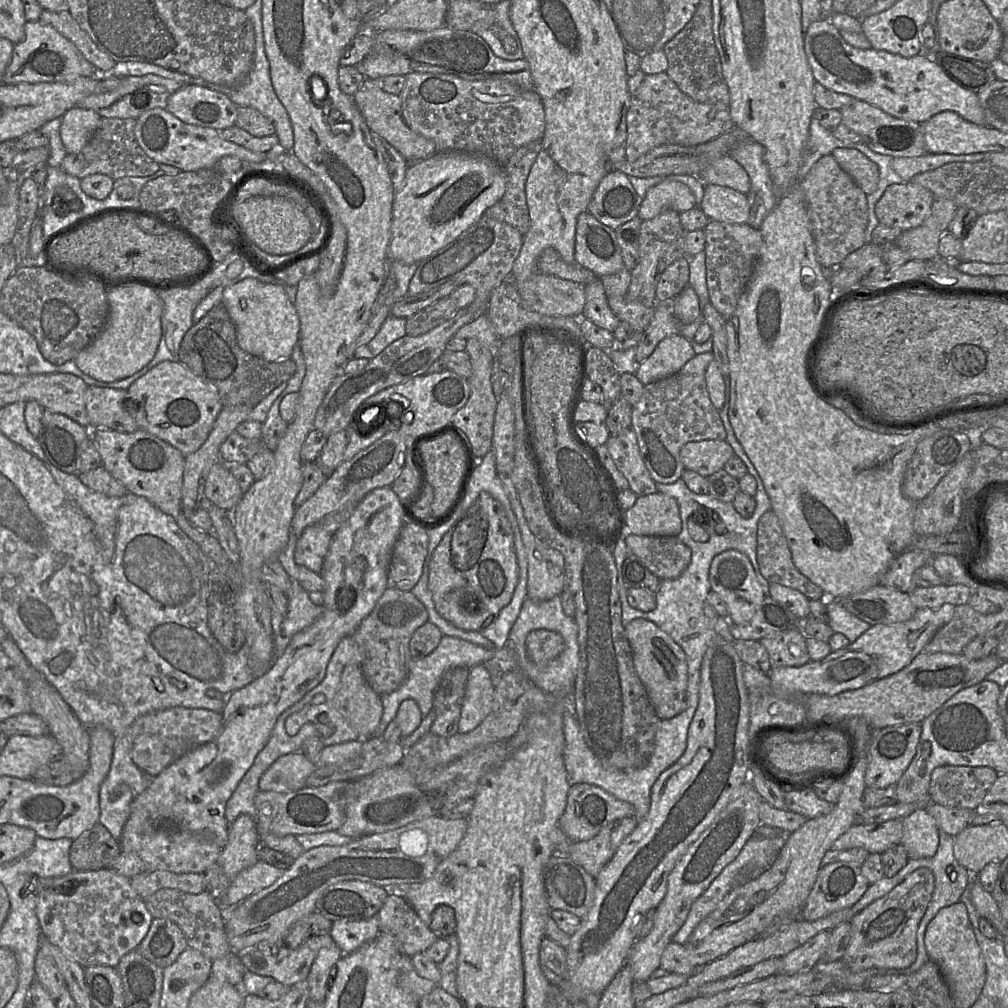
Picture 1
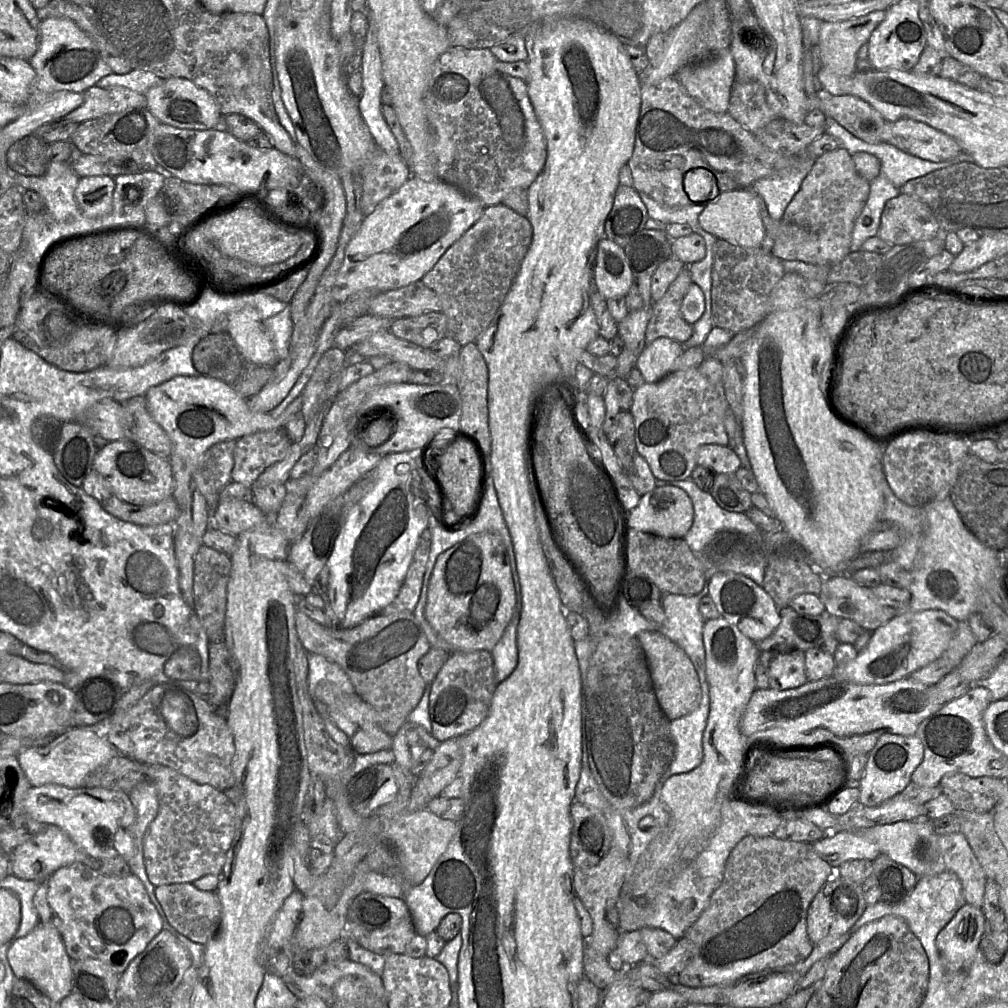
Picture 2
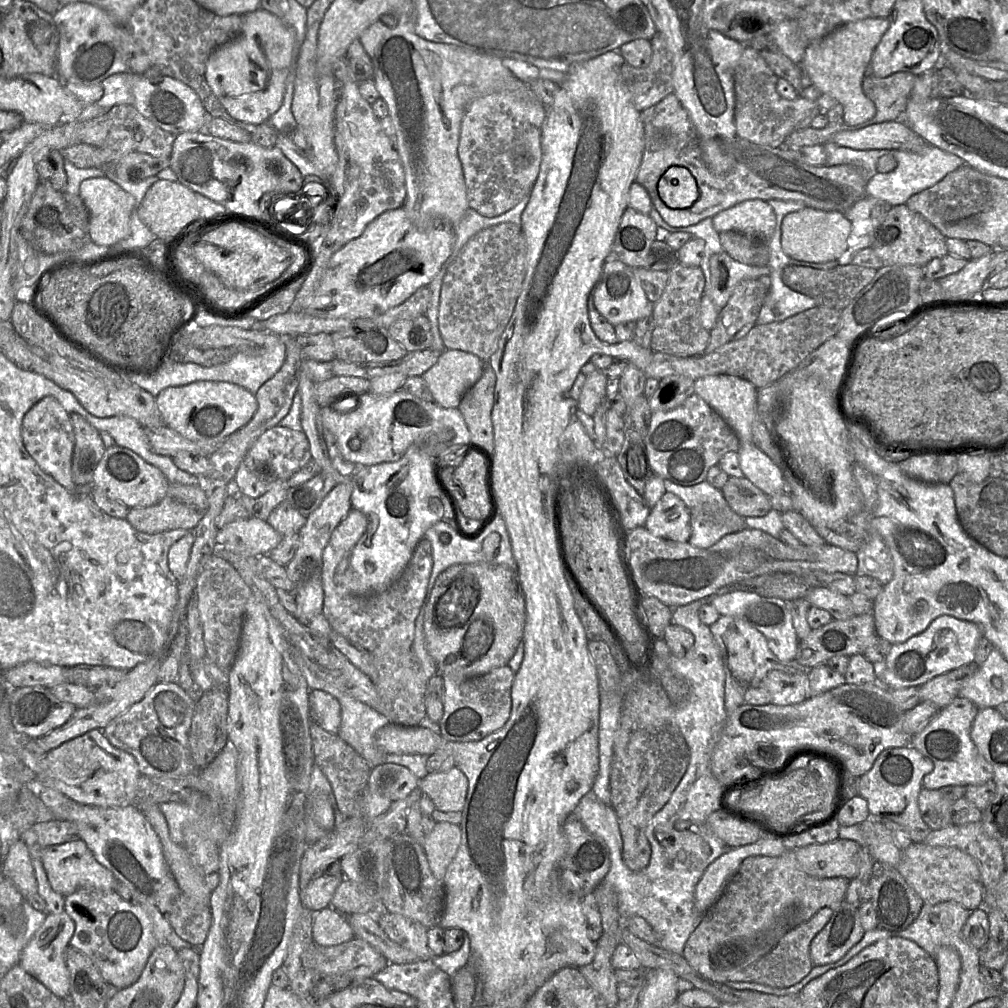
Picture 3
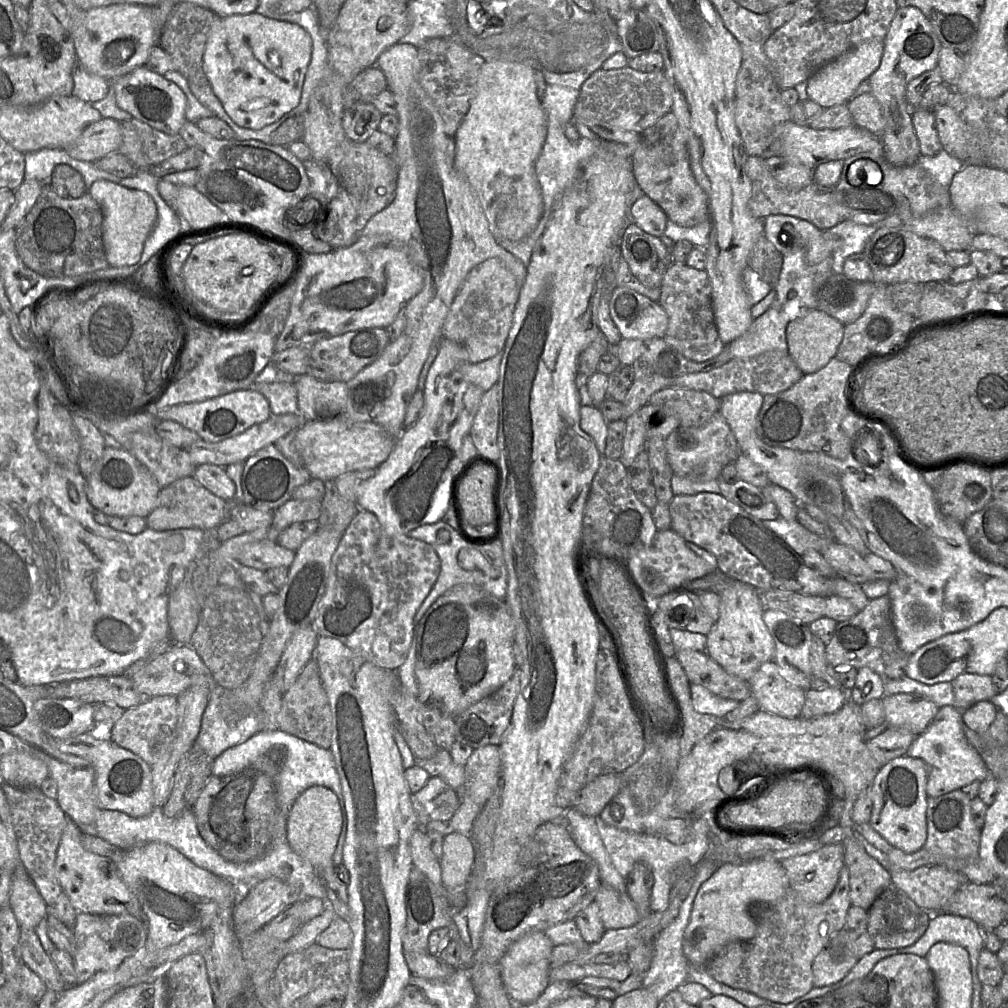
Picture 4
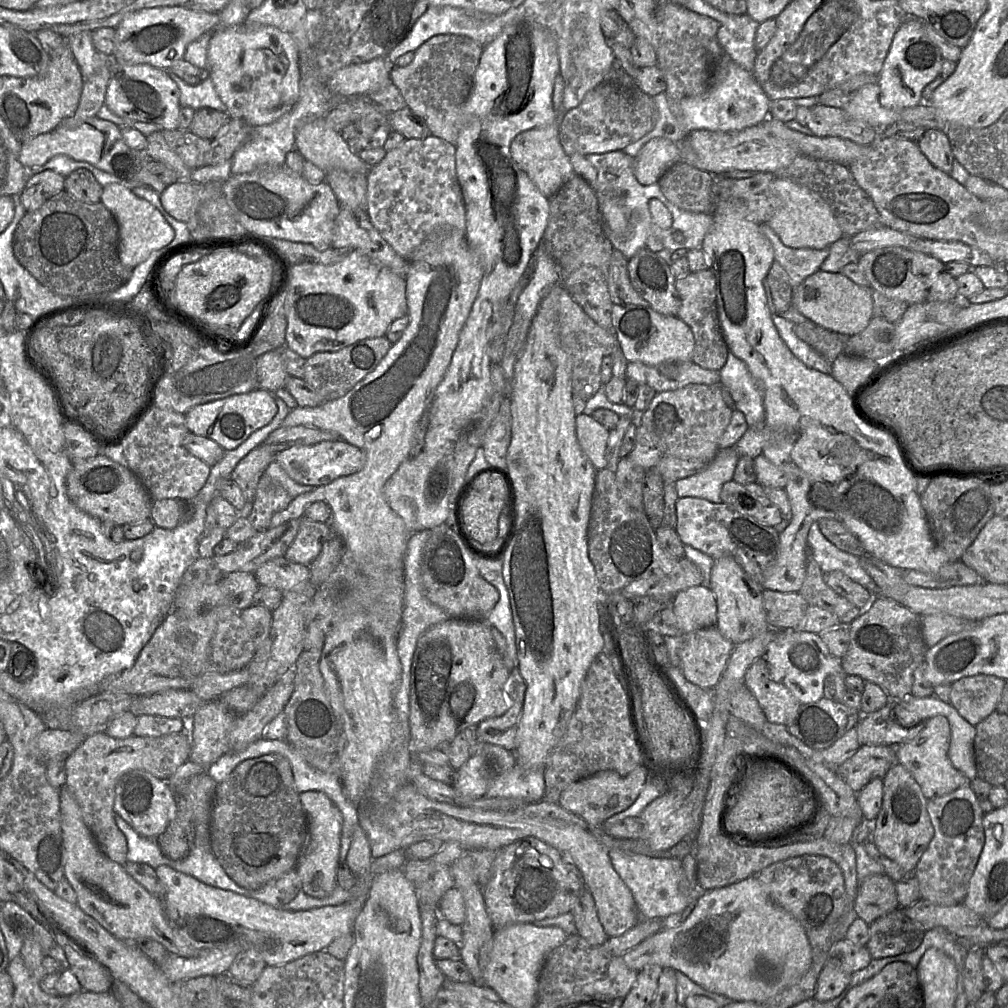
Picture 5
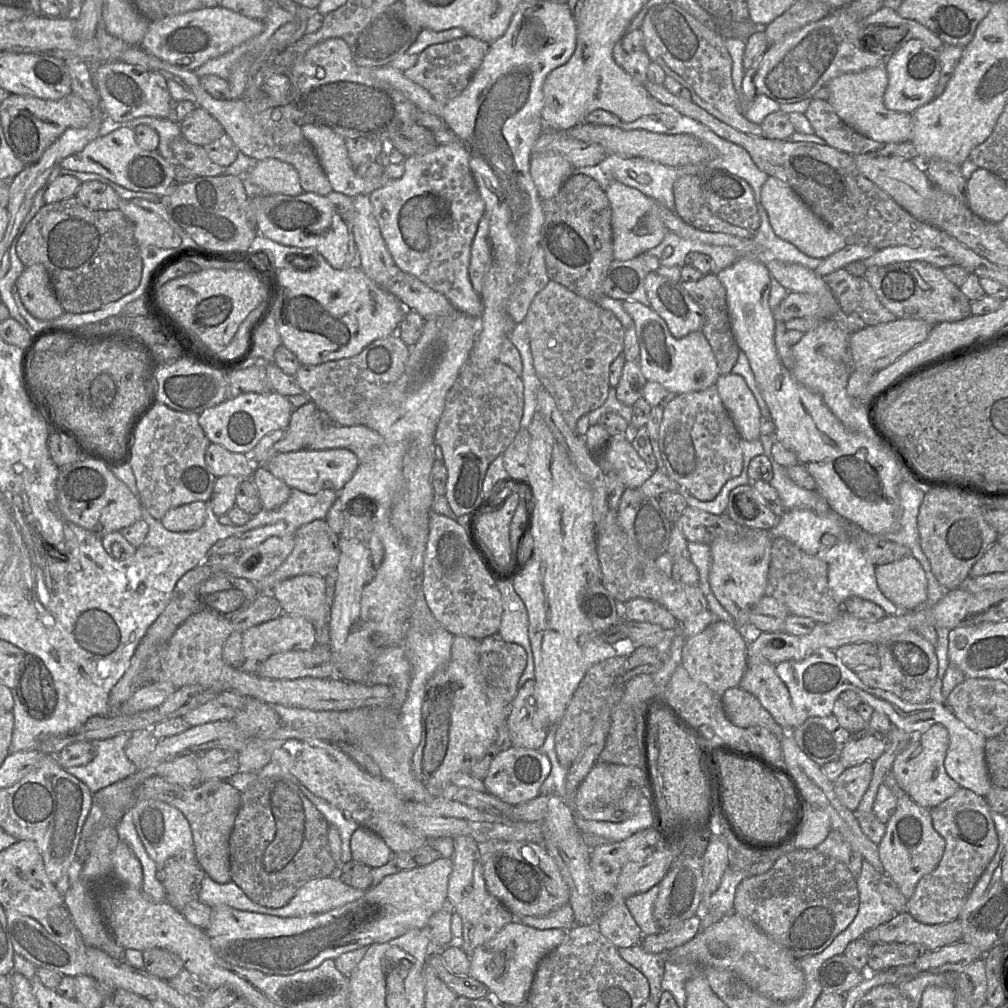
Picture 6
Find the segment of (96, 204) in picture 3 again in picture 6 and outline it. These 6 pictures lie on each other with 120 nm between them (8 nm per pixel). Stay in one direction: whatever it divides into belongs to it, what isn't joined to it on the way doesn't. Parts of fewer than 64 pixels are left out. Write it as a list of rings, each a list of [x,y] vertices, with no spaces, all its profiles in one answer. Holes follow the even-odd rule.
[[[124,199],[120,200],[118,210],[132,222],[134,237],[139,247],[156,246],[169,249],[180,246],[178,233],[157,214]]]

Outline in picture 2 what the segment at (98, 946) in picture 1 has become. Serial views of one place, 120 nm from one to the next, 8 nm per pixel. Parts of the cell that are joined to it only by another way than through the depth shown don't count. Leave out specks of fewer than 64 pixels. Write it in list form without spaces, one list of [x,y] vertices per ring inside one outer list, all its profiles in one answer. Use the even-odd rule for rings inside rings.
[[[76,862],[54,872],[47,880],[47,888],[48,903],[58,917],[52,919],[51,923],[60,932],[72,961],[95,958],[107,963],[121,975],[163,929],[162,919],[155,905],[142,881],[133,872],[123,877],[110,877],[89,868],[82,862]]]

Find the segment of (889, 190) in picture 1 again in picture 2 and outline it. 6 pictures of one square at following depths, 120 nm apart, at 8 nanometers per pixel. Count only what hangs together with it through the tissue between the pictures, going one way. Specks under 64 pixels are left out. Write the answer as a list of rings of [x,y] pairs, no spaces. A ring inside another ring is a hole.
[[[900,193],[886,203],[877,236],[892,247],[929,240],[939,228],[924,202]]]

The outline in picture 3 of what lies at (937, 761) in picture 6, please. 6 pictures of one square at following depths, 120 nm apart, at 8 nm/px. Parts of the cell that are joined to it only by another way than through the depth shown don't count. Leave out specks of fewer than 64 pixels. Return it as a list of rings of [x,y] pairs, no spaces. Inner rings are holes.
[[[957,696],[912,739],[912,746],[933,762],[933,771],[923,779],[928,790],[948,786],[983,785],[993,780],[991,764],[981,755],[971,738],[972,723],[979,708],[970,700]]]

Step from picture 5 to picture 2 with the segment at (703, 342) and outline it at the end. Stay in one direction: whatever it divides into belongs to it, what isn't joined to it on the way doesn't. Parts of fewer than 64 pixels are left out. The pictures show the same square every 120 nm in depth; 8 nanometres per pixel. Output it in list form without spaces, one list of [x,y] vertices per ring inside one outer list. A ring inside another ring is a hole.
[[[686,266],[672,282],[665,295],[654,302],[652,315],[646,328],[646,345],[660,337],[670,338],[680,344],[691,338],[693,326],[683,318],[681,305],[692,283]]]

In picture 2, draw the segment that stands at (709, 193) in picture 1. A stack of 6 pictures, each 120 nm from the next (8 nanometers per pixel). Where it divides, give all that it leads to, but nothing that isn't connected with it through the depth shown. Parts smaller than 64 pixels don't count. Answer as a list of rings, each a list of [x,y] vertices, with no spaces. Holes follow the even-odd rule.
[[[752,189],[719,193],[714,200],[704,205],[699,215],[699,224],[716,239],[723,239],[745,248],[763,248],[771,251],[760,213],[760,196]]]

